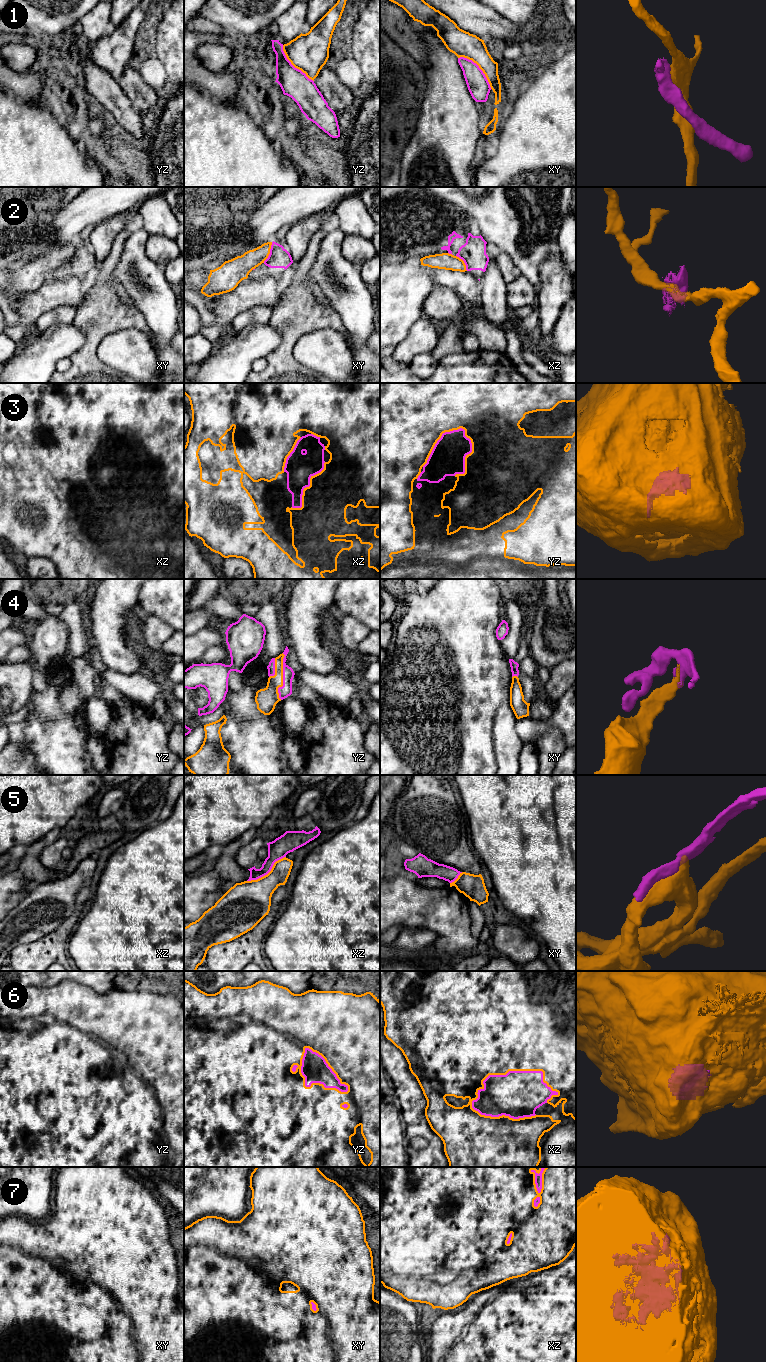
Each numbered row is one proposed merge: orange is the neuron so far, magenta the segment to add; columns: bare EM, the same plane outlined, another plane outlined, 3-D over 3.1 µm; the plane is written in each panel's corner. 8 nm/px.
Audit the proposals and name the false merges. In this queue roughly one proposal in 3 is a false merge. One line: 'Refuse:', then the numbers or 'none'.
Refuse: 1, 2, 5

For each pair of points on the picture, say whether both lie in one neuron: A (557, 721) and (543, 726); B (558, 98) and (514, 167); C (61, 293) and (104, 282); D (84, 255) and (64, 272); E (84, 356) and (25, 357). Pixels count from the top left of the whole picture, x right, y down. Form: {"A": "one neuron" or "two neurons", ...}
{"A": "one neuron", "B": "one neuron", "C": "two neurons", "D": "one neuron", "E": "two neurons"}

